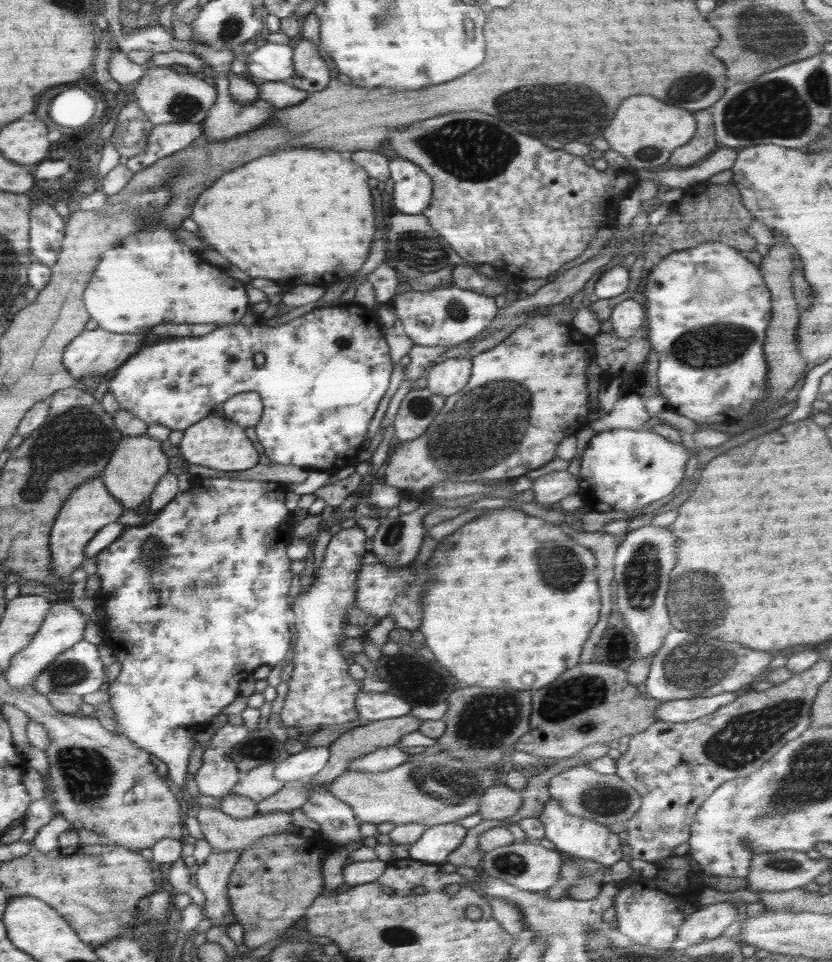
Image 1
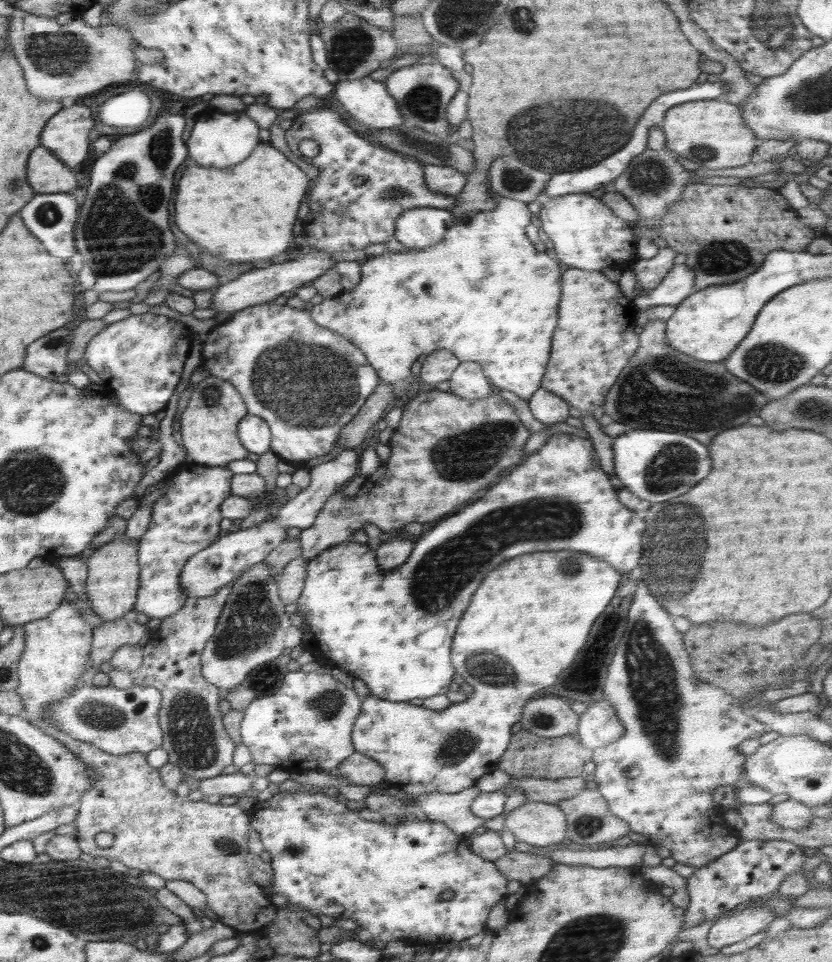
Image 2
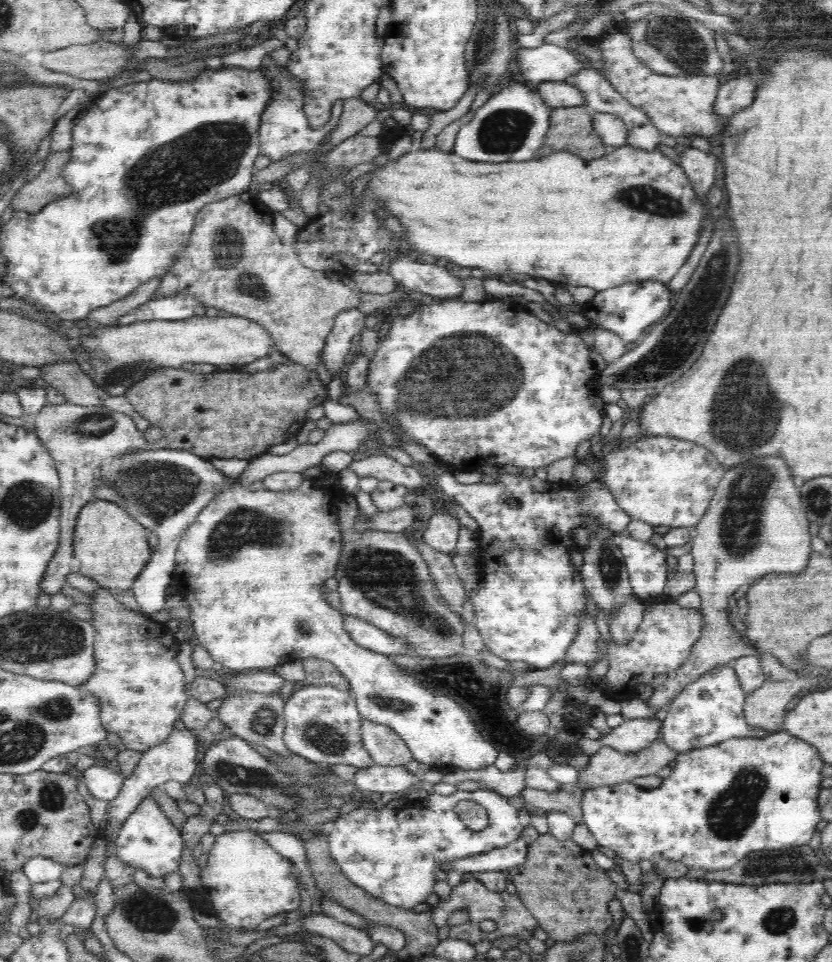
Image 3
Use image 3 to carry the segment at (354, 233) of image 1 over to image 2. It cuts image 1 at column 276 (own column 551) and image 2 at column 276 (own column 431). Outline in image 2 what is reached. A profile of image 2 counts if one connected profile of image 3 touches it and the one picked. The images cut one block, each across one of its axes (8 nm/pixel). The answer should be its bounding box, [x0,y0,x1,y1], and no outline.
[176,143,311,262]

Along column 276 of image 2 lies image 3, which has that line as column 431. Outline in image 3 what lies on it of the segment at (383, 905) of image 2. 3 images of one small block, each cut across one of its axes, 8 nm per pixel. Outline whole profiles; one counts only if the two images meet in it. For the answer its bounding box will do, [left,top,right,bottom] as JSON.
[328,788,522,910]

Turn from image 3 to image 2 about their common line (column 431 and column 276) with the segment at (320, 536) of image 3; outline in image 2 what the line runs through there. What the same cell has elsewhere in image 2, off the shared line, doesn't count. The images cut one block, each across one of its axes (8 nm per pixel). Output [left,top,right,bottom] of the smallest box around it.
[240,670,362,773]

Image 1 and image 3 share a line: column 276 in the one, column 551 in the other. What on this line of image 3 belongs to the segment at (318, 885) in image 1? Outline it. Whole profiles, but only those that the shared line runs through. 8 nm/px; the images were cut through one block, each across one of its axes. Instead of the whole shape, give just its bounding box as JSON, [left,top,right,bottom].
[508,834,617,942]

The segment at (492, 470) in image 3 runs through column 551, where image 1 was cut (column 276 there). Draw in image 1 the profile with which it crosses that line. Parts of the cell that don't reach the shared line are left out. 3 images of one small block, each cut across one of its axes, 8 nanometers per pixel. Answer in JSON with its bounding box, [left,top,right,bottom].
[96,478,296,786]

